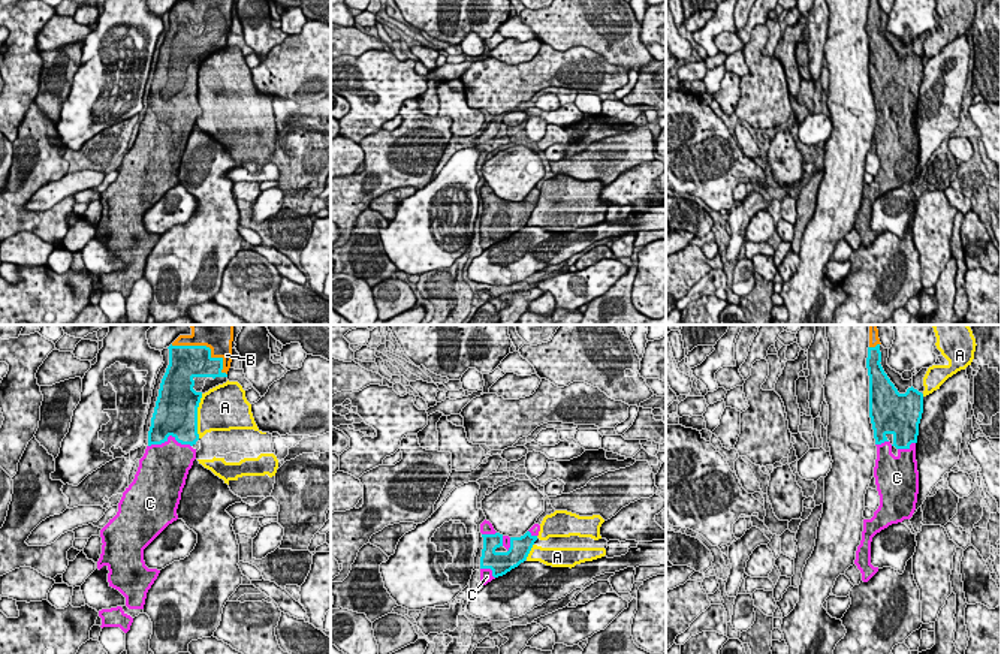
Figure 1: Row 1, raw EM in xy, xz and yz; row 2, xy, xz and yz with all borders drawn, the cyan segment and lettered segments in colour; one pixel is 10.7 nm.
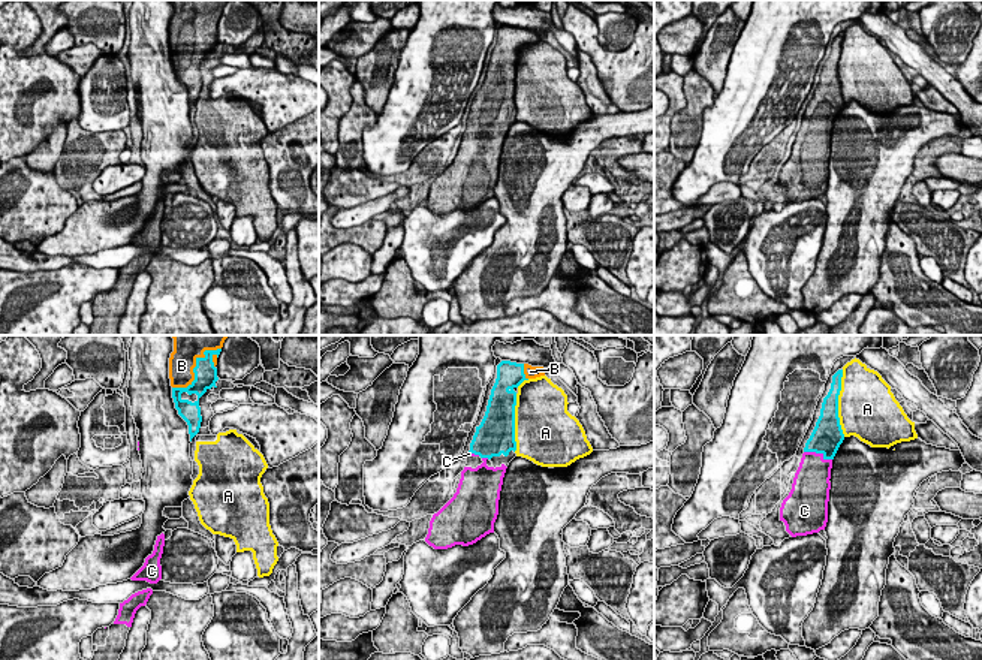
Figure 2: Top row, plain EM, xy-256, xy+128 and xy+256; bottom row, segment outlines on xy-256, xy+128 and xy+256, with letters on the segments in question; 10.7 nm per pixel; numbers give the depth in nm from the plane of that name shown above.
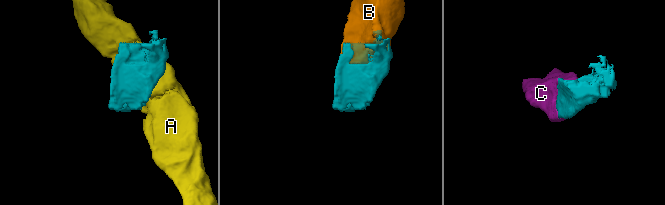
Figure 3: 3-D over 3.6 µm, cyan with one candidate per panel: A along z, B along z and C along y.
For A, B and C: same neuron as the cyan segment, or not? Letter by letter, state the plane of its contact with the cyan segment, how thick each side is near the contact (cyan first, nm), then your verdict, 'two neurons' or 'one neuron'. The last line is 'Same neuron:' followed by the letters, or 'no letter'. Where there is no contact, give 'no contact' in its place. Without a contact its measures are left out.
A: xy | 480/440 nm | two neurons
B: xy | 360/240 nm | one neuron
C: xy | 480/360 nm | one neuron
Same neuron: B, C

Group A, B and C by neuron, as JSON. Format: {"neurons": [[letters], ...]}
{"neurons": [["A"], ["B", "C"]]}

